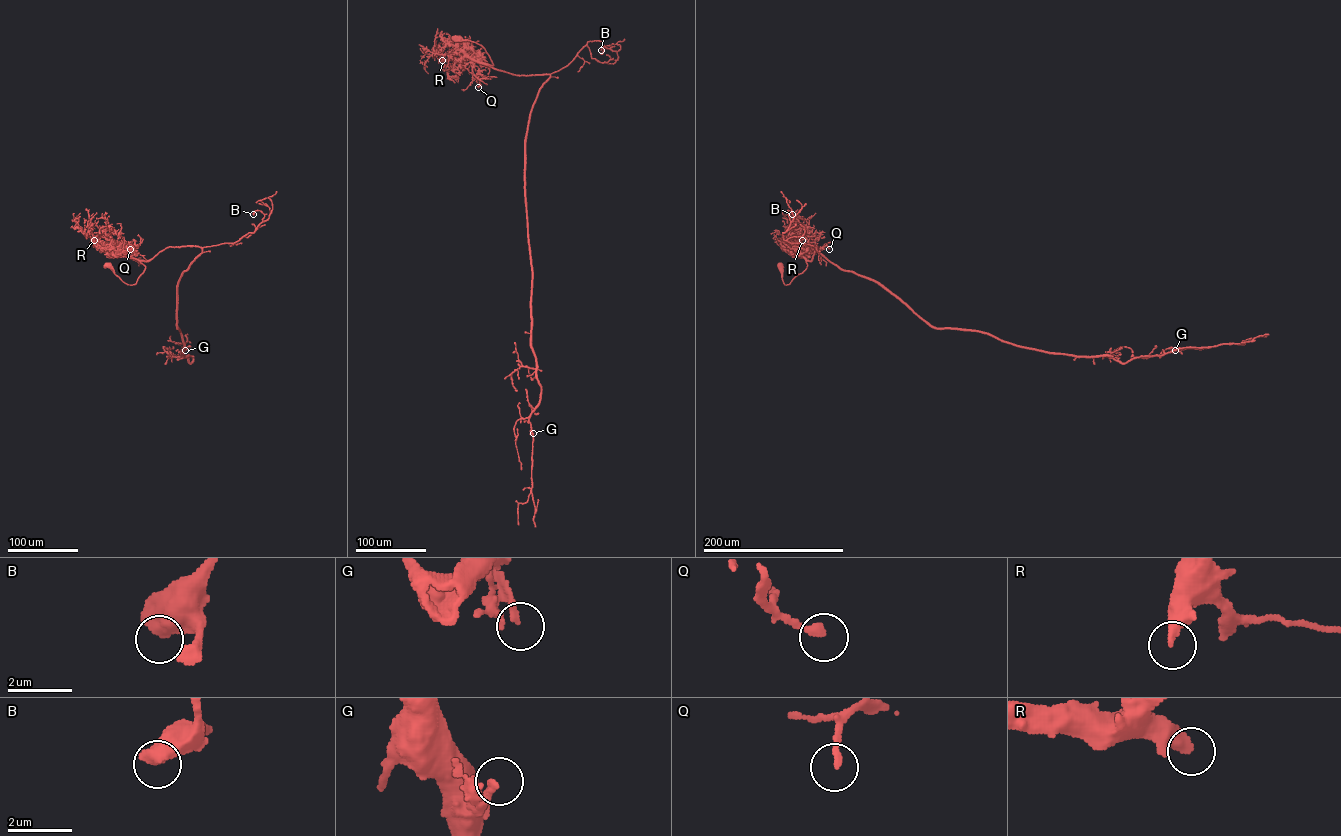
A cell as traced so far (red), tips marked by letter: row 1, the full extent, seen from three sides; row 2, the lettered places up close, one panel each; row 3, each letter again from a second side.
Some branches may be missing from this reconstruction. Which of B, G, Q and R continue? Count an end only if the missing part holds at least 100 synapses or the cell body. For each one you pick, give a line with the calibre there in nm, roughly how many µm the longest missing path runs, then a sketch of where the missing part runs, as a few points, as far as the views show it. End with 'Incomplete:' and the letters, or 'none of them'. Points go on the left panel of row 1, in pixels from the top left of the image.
R: 380 nm | 60 µm | (94, 240), (91, 229), (102, 226)
Incomplete: R

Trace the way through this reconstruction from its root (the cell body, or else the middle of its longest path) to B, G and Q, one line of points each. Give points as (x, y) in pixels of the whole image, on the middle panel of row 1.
B: (456, 38), (481, 45), (493, 65), (486, 64), (517, 75), (558, 71), (589, 41), (612, 46), (601, 50)
G: (456, 38), (481, 45), (494, 68), (550, 75), (526, 142), (531, 343), (541, 388), (529, 419), (533, 433)
Q: (456, 38), (481, 45), (493, 64), (472, 59), (472, 73), (480, 85), (478, 87)

